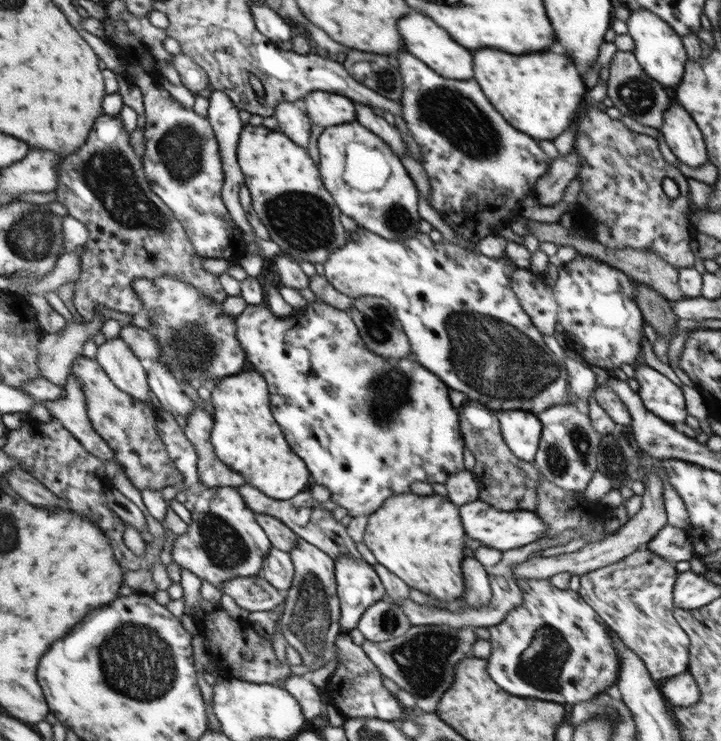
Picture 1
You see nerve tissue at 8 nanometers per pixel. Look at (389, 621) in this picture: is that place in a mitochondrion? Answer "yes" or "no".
yes

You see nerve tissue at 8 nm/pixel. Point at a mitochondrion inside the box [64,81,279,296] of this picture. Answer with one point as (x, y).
(107, 173)

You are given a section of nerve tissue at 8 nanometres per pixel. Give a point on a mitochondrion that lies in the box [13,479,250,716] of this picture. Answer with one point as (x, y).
(134, 661)

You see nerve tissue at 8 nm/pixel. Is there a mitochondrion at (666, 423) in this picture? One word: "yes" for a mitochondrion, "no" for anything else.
no

